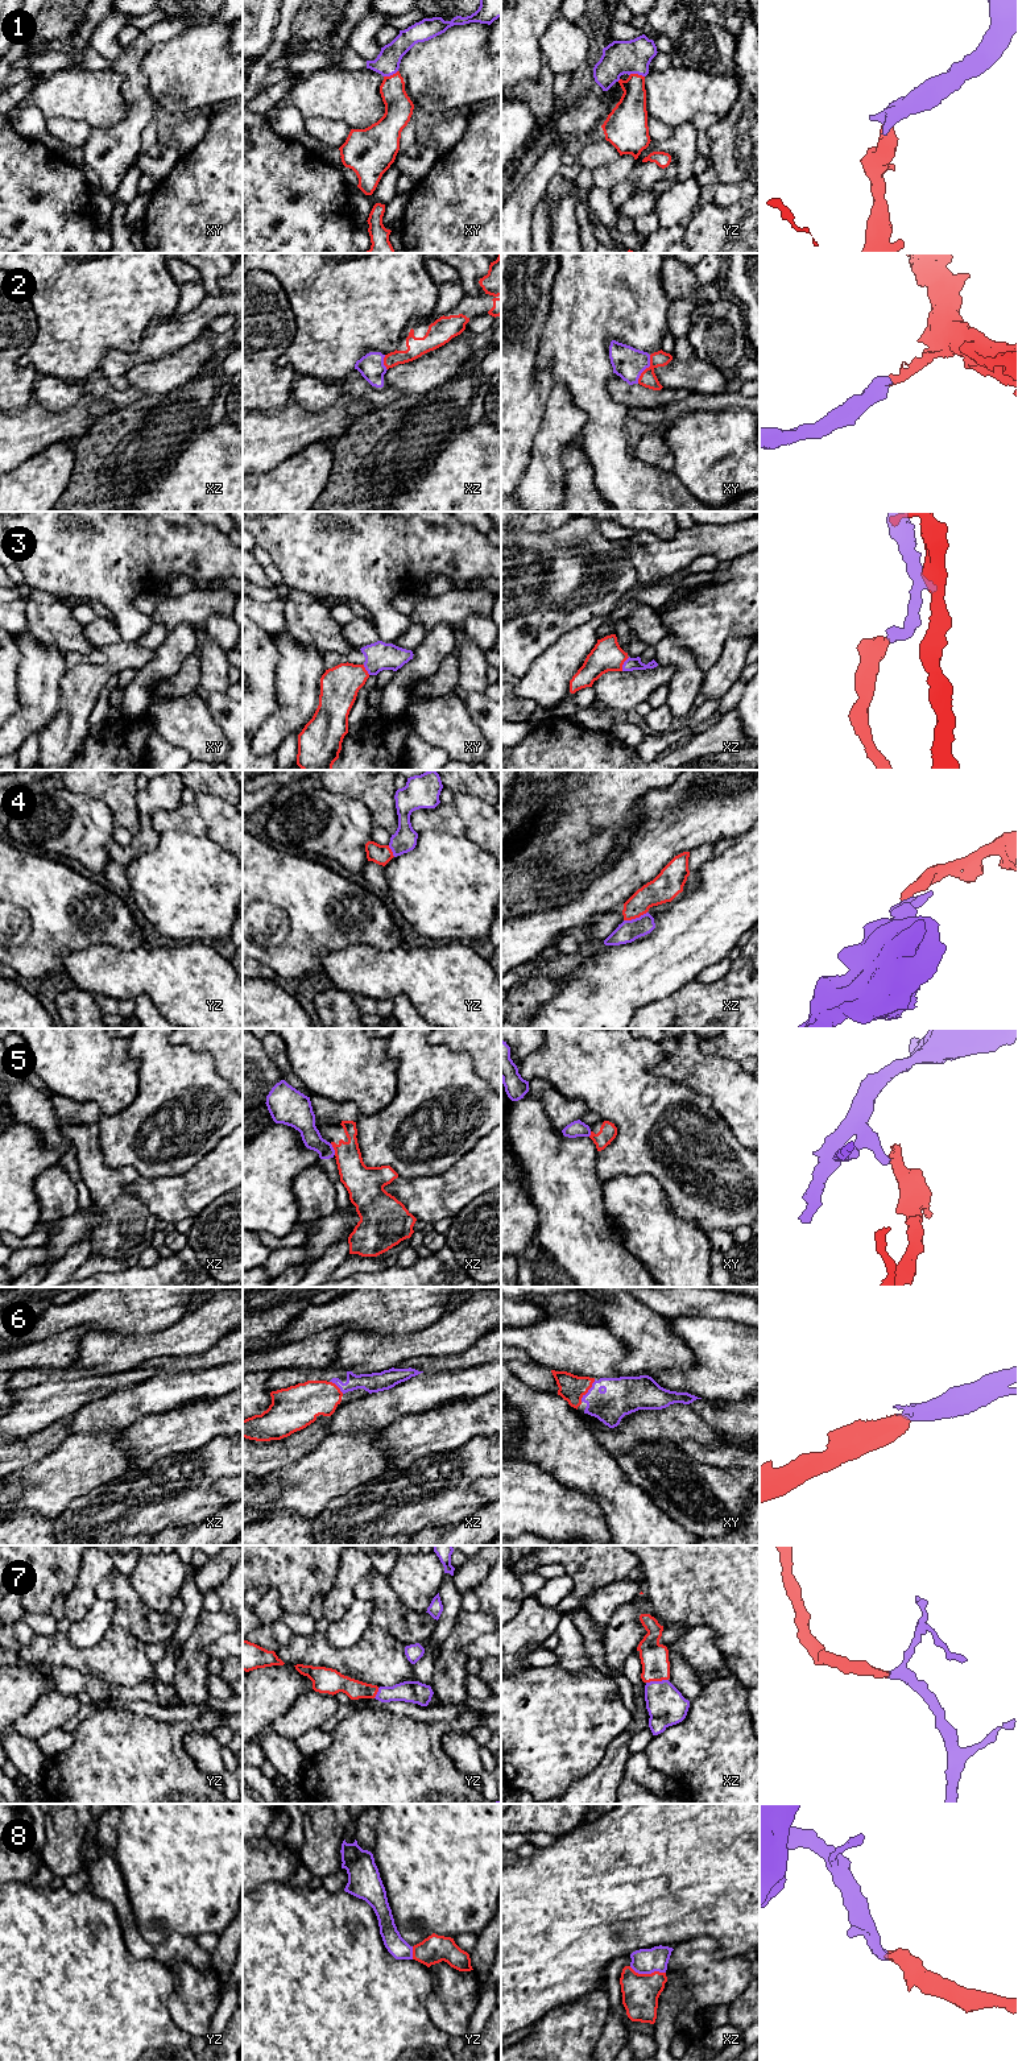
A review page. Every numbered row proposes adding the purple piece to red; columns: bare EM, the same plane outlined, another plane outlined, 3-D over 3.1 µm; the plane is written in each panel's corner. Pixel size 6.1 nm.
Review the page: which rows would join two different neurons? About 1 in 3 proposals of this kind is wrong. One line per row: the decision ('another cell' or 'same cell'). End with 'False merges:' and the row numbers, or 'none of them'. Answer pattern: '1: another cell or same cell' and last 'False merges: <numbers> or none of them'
1: same cell
2: same cell
3: same cell
4: same cell
5: another cell
6: same cell
7: same cell
8: same cell
False merges: 5

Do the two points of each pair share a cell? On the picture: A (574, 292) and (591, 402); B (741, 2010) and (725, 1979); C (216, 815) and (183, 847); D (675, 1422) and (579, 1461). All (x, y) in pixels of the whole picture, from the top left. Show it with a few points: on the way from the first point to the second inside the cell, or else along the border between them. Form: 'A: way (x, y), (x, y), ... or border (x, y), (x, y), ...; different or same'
A: way (580, 319), (580, 361), (586, 375); same
B: border (745, 1989), (729, 2006); different
C: border (166, 832), (177, 830), (195, 831), (224, 848); different
D: border (588, 1424), (595, 1437), (613, 1457); different

